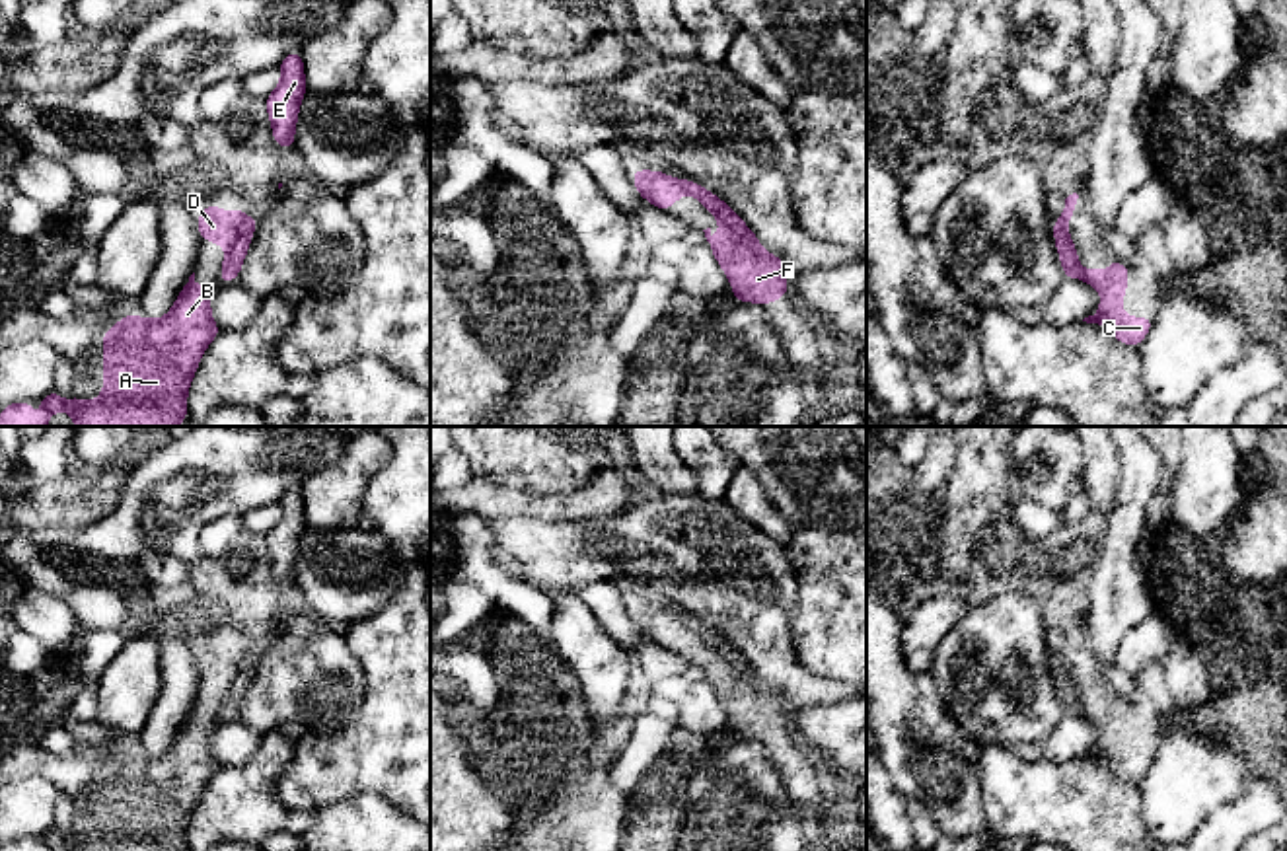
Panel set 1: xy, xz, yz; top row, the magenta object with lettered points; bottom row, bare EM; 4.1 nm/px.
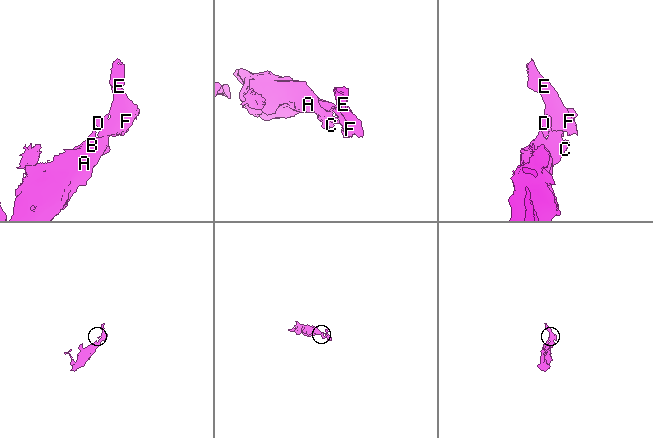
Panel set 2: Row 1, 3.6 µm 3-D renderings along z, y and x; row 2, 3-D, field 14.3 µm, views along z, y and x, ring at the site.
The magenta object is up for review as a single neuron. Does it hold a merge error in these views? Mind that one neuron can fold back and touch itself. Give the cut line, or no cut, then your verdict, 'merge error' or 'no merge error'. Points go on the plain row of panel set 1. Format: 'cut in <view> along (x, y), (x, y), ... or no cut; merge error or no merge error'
no cut; no merge error

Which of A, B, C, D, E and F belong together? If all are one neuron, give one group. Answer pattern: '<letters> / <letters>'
A B C D E F

